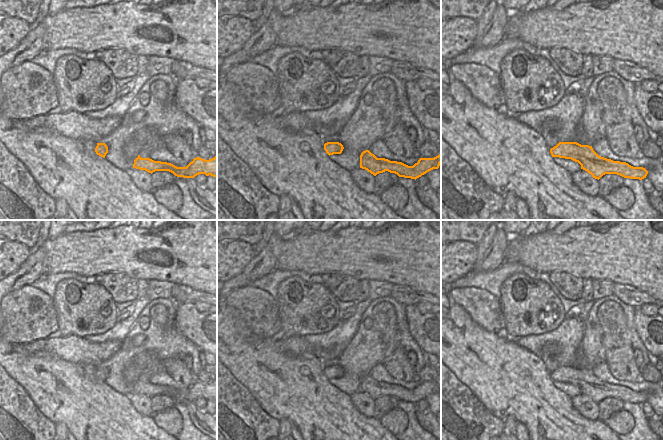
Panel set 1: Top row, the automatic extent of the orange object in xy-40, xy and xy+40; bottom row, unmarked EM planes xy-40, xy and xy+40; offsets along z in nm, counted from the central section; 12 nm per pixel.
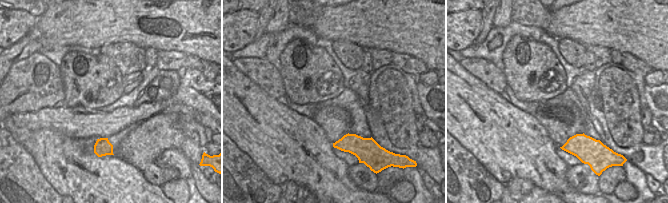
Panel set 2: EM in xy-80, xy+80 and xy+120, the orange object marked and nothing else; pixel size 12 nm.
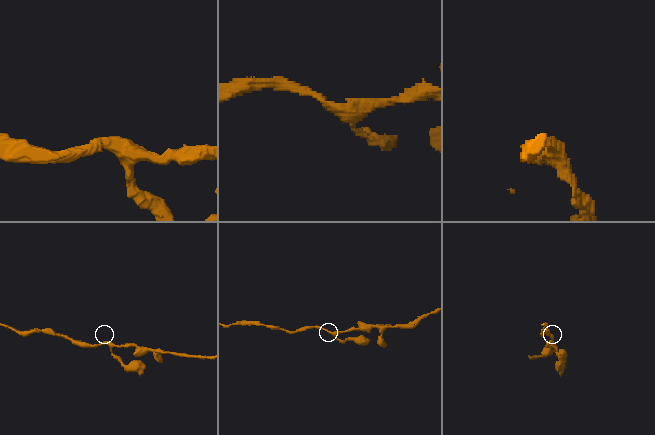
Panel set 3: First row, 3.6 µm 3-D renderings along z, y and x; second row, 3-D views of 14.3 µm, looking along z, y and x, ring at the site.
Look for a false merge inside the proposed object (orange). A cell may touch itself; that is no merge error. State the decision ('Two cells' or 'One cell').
One cell

